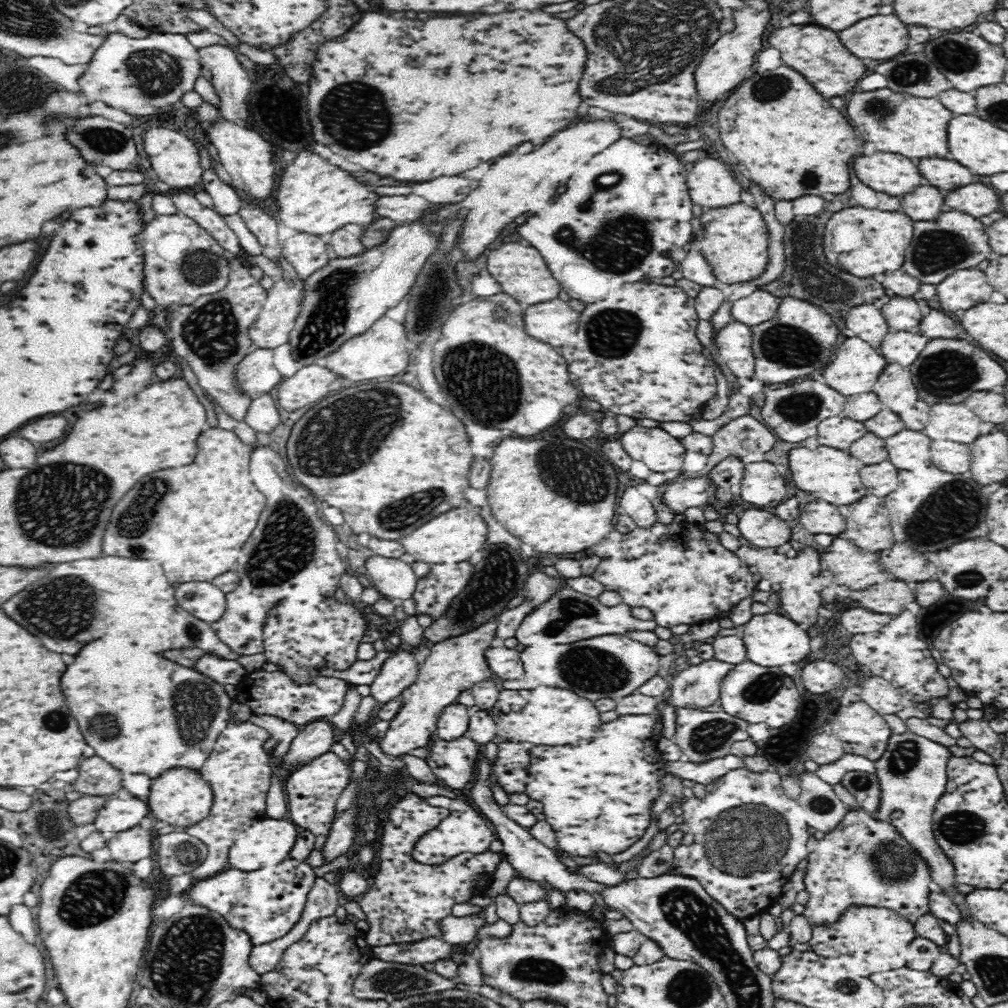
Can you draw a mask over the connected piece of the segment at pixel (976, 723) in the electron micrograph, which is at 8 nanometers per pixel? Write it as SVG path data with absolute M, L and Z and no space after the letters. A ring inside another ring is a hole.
M967 718L962 722L958 722L958 728L961 736L968 738L972 746L990 754L992 758L997 760L996 763L1003 760L1001 758L1004 743L1003 736L991 729L989 721Z

